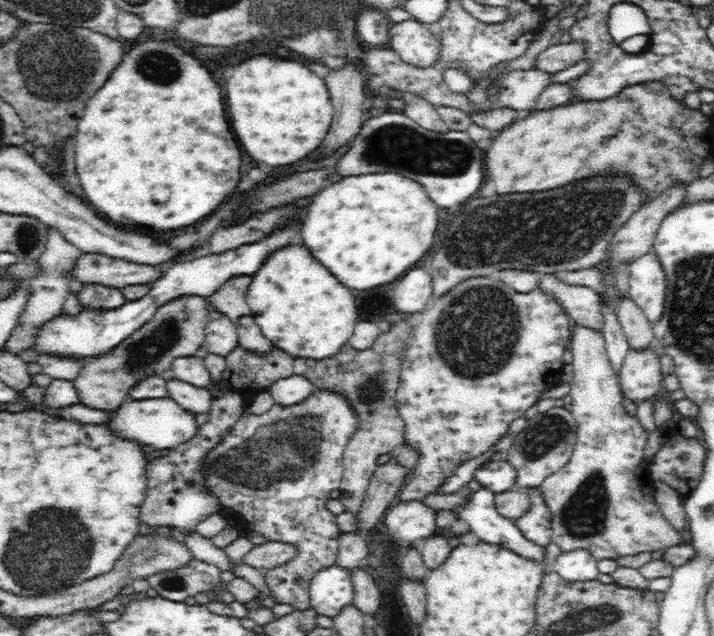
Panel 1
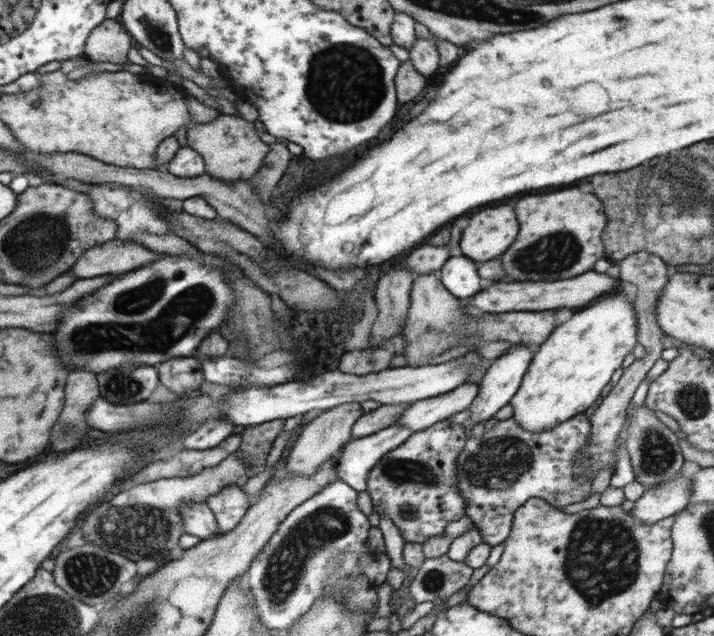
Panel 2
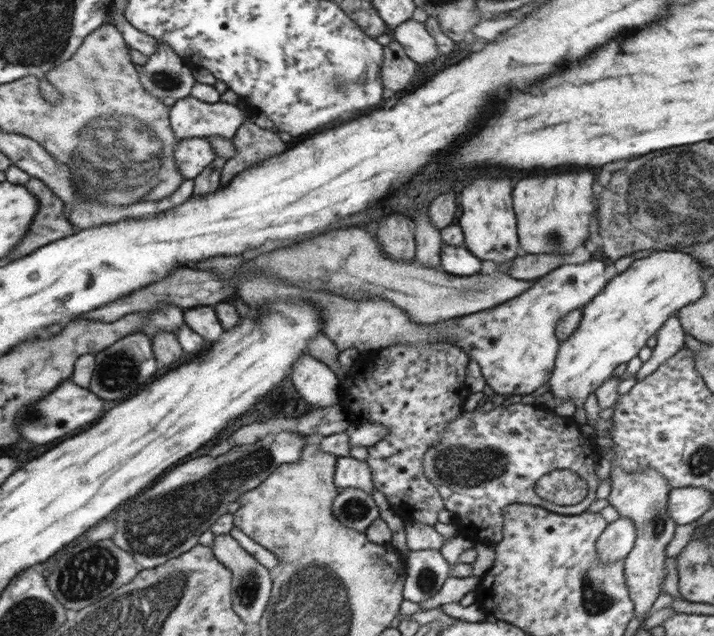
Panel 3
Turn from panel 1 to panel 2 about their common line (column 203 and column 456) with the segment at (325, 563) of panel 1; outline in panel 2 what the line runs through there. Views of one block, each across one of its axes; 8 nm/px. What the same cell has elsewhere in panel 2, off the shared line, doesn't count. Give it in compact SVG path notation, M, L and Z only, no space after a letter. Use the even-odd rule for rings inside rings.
M585 413L574 415L564 422L560 422L544 432L528 432L518 424L513 417L506 420L492 420L480 437L473 434L467 436L467 441L456 460L456 474L458 475L458 488L466 504L466 514L480 529L484 543L496 546L508 538L512 527L512 517L528 499L538 497L546 500L548 504L559 508L582 502L590 496L592 481L588 471L584 470L582 476L575 478L574 461L580 449L590 439L591 424Z

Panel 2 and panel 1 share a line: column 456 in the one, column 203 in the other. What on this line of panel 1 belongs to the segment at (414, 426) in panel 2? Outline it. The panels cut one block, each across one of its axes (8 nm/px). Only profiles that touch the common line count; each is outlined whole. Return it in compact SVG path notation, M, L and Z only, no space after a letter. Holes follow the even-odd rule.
M176 378L167 382L169 396L196 416L209 412L213 401L210 388L199 387Z

